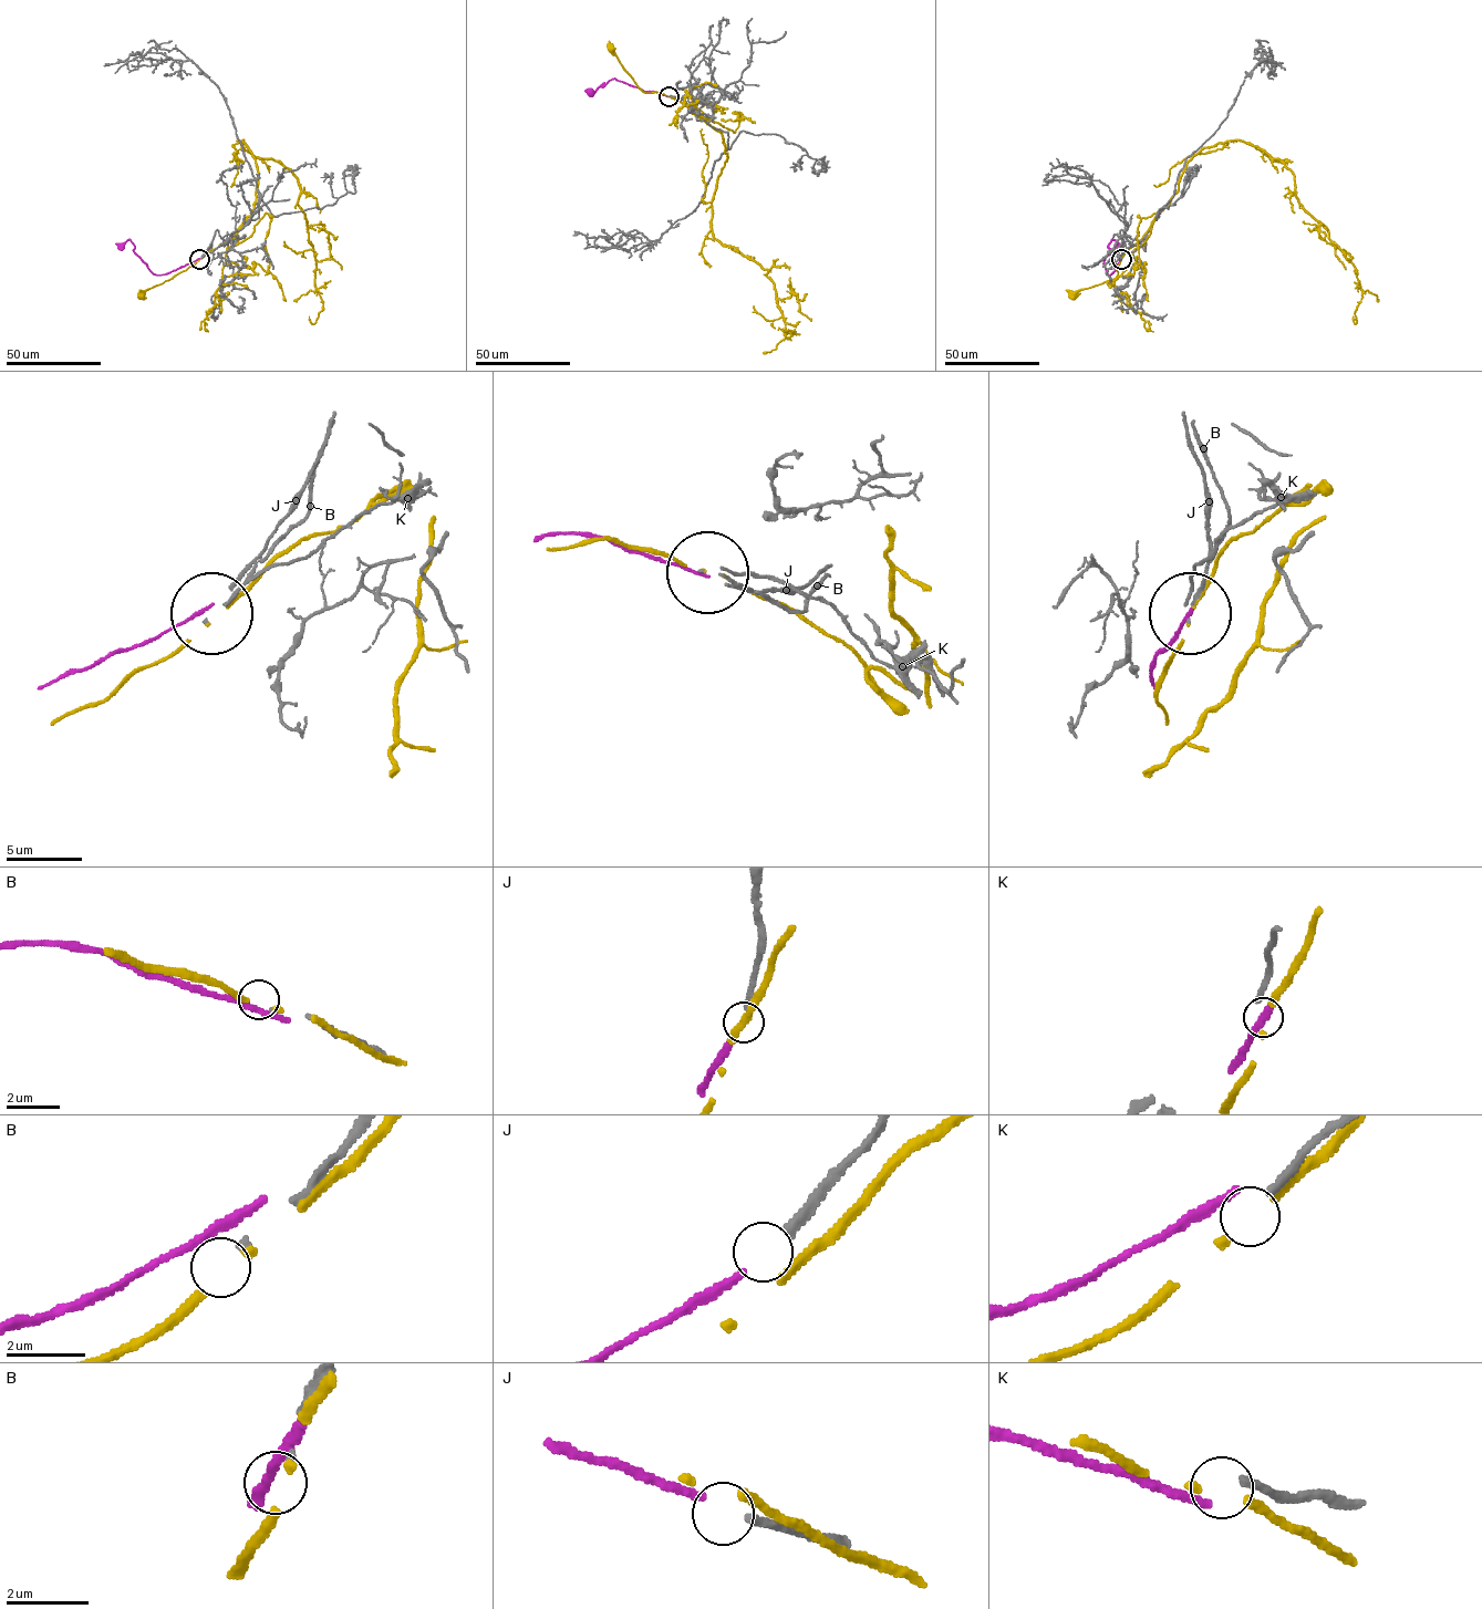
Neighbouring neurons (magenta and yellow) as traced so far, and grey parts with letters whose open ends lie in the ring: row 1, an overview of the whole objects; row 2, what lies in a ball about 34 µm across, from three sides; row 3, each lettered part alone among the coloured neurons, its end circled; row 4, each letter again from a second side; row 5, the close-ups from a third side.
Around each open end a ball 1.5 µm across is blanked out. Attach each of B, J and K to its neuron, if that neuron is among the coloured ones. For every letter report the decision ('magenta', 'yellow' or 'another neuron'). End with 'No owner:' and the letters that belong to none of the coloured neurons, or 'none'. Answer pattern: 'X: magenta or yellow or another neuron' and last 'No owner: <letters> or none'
B: another neuron
J: magenta
K: another neuron
No owner: B, K

